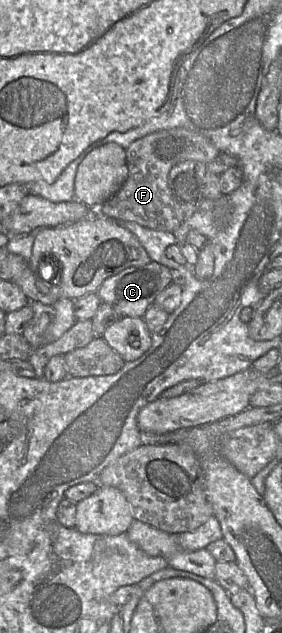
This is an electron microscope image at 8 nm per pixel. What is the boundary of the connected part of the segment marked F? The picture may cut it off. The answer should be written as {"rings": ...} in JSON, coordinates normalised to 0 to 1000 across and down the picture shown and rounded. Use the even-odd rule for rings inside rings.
{"rings":[[[656,202],[567,205],[479,221],[447,235],[454,281],[426,300],[365,321],[351,332],[362,340],[408,349],[482,351],[539,363],[617,367],[660,341],[596,292],[606,267],[663,253],[738,259],[780,242],[734,216]]]}

